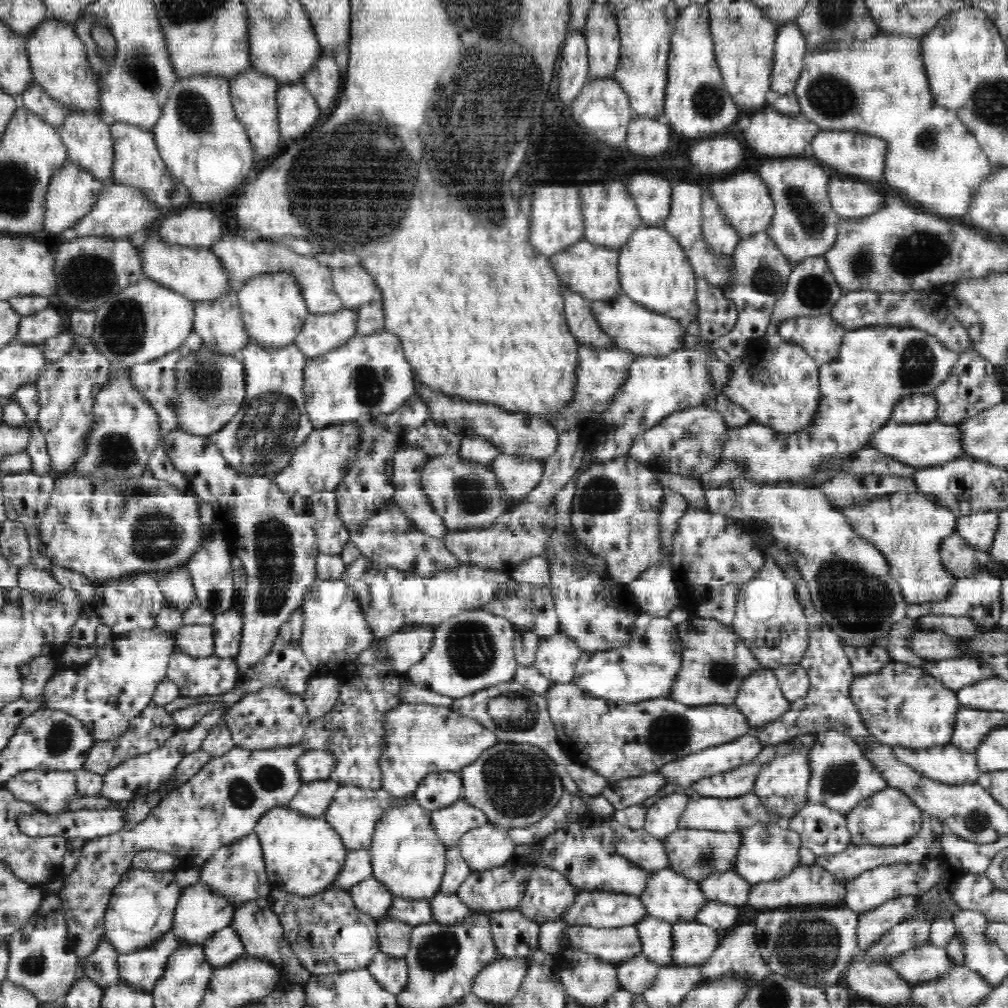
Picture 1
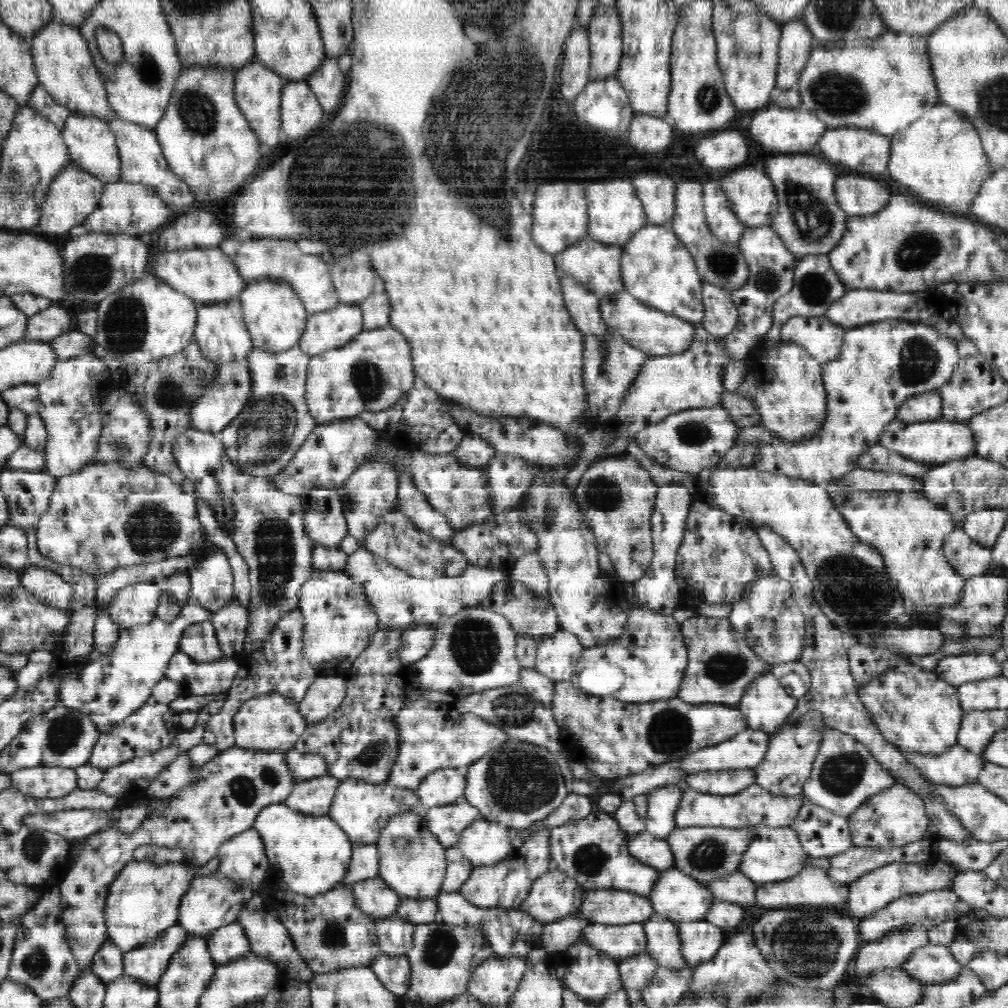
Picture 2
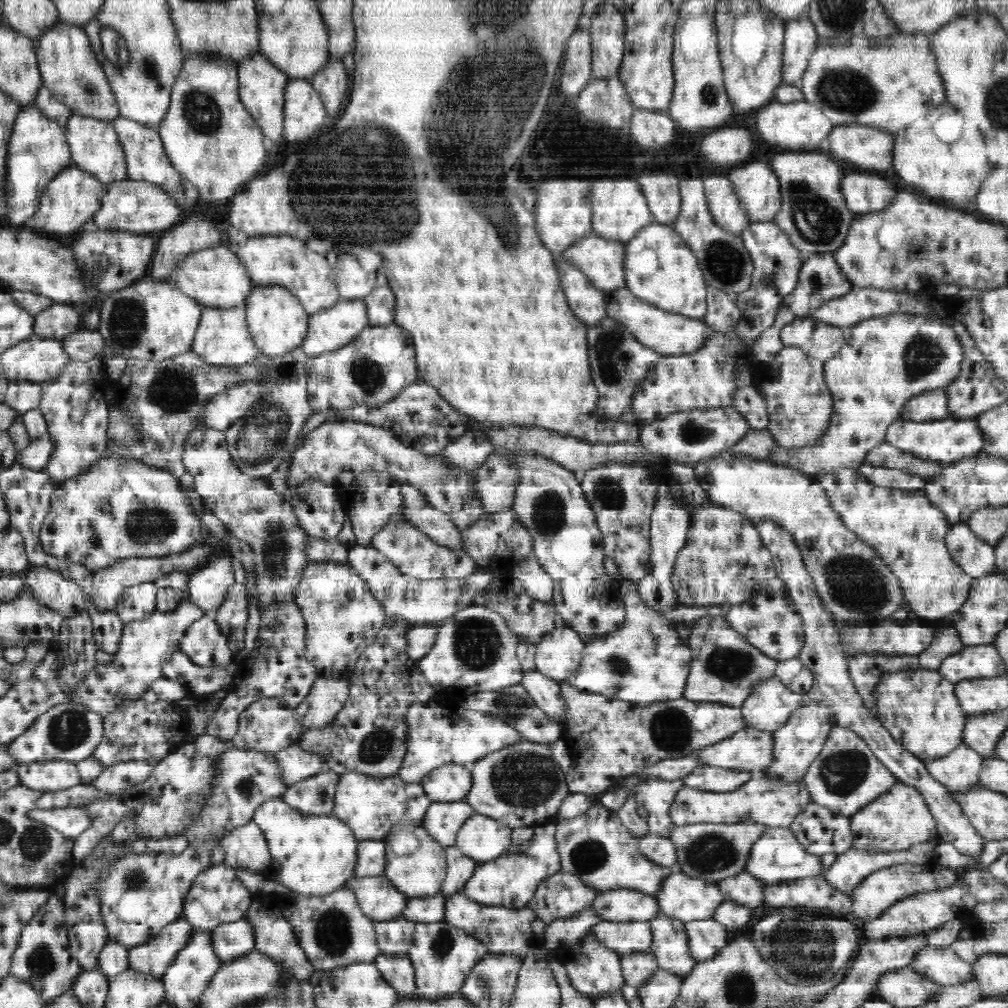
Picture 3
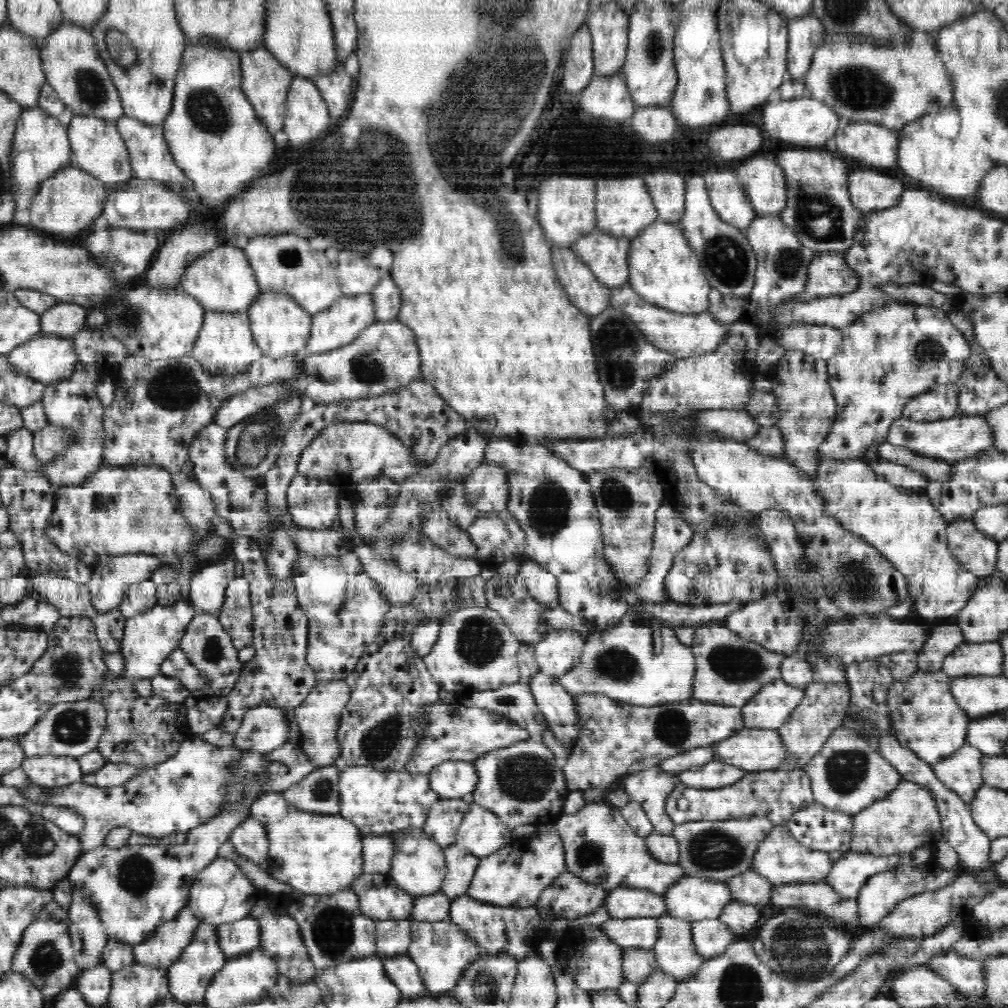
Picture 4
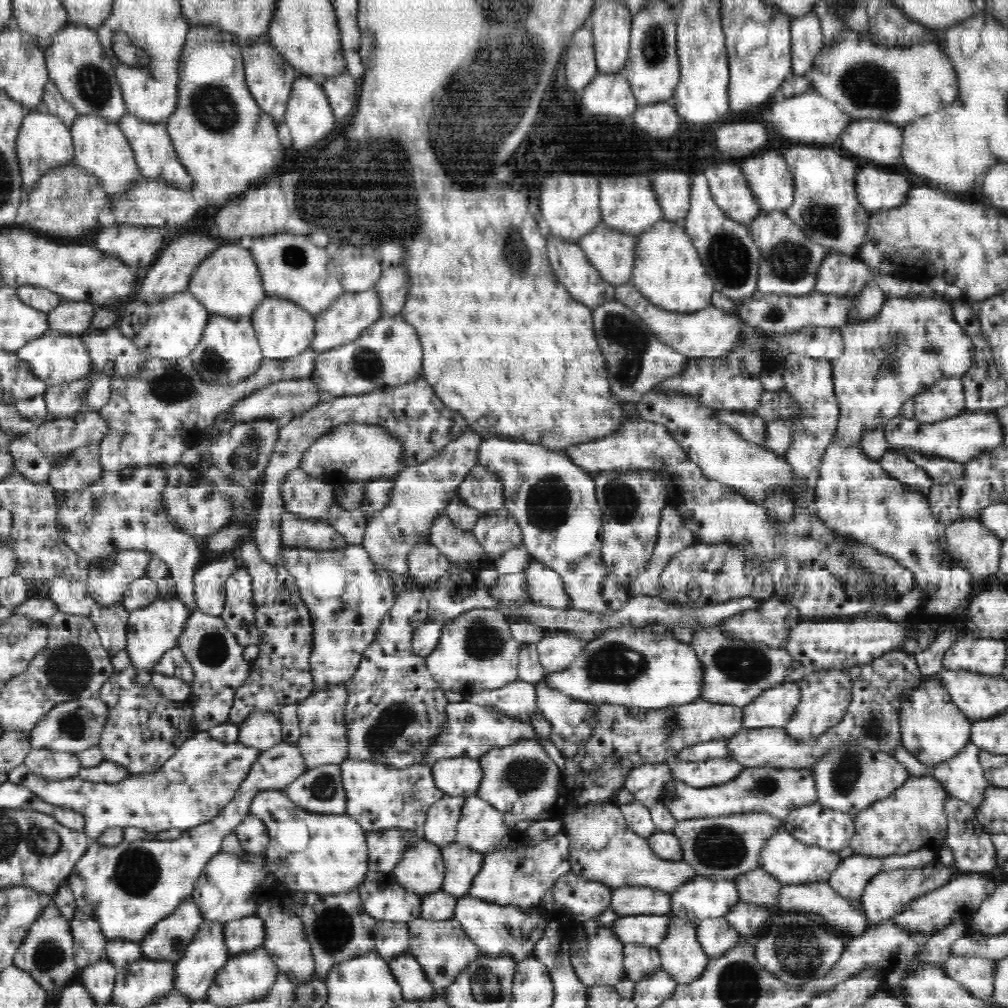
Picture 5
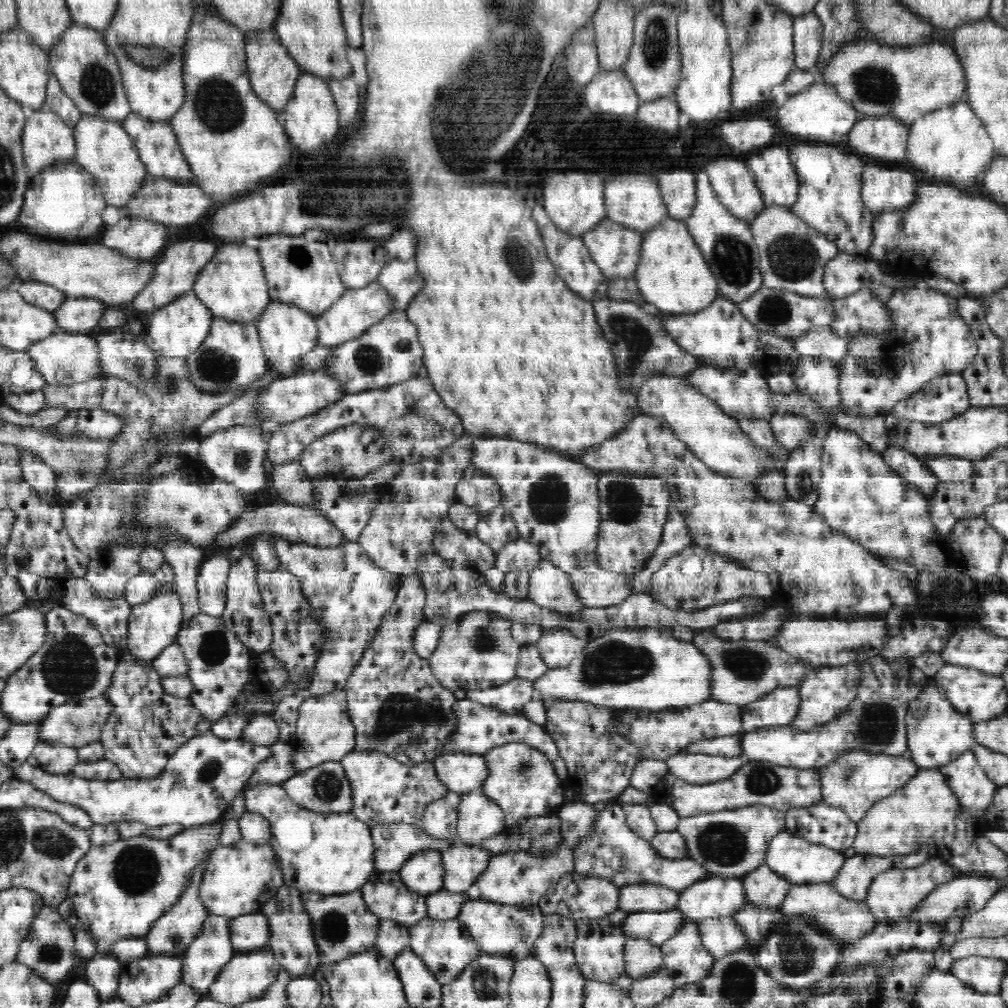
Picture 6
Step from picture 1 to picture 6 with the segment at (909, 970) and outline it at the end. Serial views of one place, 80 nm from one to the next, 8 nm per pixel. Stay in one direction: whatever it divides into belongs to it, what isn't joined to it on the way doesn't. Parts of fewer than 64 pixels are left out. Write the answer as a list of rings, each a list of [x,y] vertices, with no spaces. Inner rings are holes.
[[[968,956],[955,960],[949,973],[980,994],[996,994],[1001,989],[1006,972],[1006,960]]]

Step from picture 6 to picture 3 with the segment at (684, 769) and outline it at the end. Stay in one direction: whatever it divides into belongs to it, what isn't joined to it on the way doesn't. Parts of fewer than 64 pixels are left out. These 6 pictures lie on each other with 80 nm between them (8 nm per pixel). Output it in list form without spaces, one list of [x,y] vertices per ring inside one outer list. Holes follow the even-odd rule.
[[[700,765],[684,776],[683,781],[686,786],[701,791],[732,792],[742,784],[746,784],[753,775],[751,771]]]

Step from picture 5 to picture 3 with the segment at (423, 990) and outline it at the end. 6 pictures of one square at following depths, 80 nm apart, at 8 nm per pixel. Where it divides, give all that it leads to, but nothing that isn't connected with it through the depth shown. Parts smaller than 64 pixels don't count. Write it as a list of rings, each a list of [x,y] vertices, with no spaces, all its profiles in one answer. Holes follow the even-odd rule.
[[[379,955],[373,960],[382,978],[403,997],[415,994],[415,968],[406,955]]]

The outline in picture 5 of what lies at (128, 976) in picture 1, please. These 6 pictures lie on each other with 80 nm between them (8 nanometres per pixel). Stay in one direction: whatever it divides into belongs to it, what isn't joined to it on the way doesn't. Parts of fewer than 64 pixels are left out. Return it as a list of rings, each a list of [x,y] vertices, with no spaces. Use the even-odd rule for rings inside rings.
[[[188,897],[171,916],[157,922],[140,943],[141,958],[176,963],[186,953],[204,921],[194,899]]]

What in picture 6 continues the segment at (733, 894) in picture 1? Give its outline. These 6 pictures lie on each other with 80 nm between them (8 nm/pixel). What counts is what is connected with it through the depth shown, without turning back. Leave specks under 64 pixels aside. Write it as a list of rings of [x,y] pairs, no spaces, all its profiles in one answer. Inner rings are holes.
[[[765,863],[743,875],[742,883],[749,904],[772,909],[780,909],[792,888],[792,883],[774,873]]]

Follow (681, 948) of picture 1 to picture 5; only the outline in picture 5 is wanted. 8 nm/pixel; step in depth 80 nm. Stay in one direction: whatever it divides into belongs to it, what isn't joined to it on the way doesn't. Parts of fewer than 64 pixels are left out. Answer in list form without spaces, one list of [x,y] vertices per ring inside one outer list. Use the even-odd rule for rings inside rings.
[[[723,917],[708,918],[695,924],[698,943],[708,957],[720,957],[740,944],[740,933]]]

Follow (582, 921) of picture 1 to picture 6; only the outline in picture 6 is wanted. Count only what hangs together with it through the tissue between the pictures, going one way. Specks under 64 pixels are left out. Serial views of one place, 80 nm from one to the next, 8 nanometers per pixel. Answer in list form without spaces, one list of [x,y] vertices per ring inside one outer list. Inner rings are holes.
[[[634,884],[620,887],[619,911],[640,913],[675,909],[680,892],[656,884]]]

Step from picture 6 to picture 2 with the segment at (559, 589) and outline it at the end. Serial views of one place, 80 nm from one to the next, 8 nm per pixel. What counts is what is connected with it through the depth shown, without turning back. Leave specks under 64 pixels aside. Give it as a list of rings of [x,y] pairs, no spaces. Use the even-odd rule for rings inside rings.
[[[536,553],[520,557],[509,575],[512,579],[523,582],[536,596],[549,596],[548,571]]]

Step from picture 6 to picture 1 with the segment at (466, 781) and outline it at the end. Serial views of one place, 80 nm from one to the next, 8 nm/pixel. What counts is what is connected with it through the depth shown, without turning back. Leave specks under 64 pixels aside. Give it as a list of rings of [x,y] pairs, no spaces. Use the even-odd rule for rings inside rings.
[[[461,770],[430,773],[412,794],[424,810],[434,811],[463,799]]]

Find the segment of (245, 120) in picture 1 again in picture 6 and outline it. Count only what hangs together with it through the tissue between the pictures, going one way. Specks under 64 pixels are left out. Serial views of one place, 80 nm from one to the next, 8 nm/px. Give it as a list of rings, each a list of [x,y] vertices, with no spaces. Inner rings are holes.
[[[272,27],[268,30],[250,31],[245,34],[247,71],[252,90],[260,100],[267,102],[272,110],[278,113],[283,112],[288,99],[293,95],[295,84],[302,70],[292,56],[288,55],[286,48],[279,43],[278,35]]]

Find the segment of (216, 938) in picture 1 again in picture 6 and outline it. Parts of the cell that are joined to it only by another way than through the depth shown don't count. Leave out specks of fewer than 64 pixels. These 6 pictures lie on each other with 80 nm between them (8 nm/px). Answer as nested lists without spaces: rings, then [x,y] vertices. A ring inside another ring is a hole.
[[[262,912],[244,914],[231,920],[230,941],[237,952],[267,950],[272,936],[269,922]]]

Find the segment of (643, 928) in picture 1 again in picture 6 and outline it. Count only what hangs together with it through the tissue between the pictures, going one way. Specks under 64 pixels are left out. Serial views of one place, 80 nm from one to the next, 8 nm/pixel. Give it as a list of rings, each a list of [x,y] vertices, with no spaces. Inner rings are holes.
[[[689,921],[677,930],[673,938],[661,945],[661,952],[664,956],[662,968],[672,975],[672,979],[678,987],[697,983],[706,978],[716,959],[704,949],[697,923],[690,923]]]

